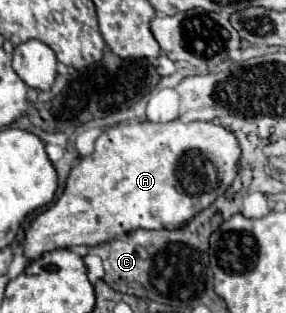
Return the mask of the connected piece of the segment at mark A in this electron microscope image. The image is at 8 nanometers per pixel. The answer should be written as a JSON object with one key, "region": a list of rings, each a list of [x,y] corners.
{"region":[[[135,119],[129,123],[113,125],[97,137],[93,153],[81,157],[79,165],[71,169],[67,187],[63,189],[55,205],[51,205],[31,221],[23,243],[25,255],[29,259],[39,259],[43,253],[59,247],[93,247],[139,227],[177,229],[197,213],[207,209],[219,197],[219,193],[223,195],[229,189],[239,171],[239,159],[241,149],[235,135],[227,127],[215,125],[213,121],[185,123],[181,119],[173,119],[169,123],[151,123]]]}

